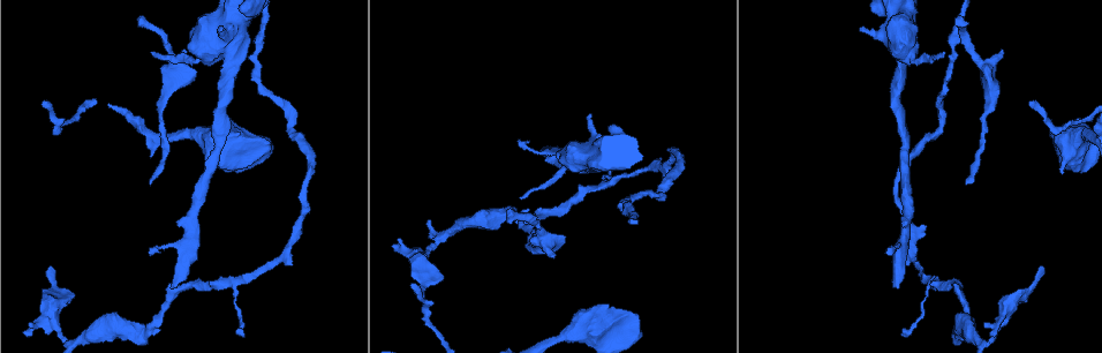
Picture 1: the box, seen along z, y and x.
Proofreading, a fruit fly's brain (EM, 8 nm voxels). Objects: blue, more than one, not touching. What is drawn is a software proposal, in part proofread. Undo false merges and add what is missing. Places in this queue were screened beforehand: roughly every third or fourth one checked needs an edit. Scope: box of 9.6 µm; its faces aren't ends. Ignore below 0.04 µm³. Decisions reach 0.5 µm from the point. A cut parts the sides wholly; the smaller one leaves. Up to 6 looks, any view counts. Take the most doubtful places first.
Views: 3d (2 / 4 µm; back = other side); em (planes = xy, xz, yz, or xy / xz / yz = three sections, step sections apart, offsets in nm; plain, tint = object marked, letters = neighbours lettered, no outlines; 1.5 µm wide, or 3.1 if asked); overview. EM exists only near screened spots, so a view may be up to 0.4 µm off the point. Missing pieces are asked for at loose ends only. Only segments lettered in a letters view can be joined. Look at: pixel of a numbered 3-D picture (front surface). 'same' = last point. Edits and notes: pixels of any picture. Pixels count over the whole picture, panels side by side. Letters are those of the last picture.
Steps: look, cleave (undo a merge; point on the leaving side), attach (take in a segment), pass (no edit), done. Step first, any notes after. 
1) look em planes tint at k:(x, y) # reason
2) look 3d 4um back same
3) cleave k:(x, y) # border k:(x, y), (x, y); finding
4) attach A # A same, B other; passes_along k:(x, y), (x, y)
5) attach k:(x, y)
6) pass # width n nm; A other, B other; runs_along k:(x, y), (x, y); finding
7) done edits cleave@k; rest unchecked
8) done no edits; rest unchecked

look 3d 4um at 1:(954, 22) # an open end

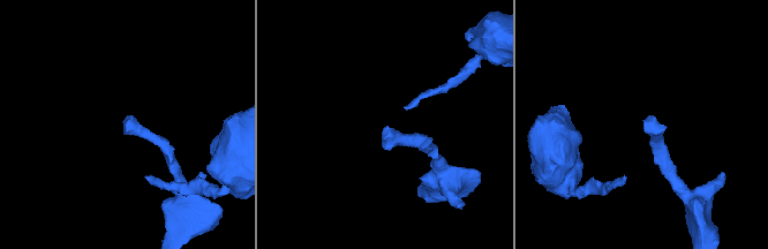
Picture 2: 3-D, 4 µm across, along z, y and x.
look em planes plain at 2:(644, 127) # need the tissue

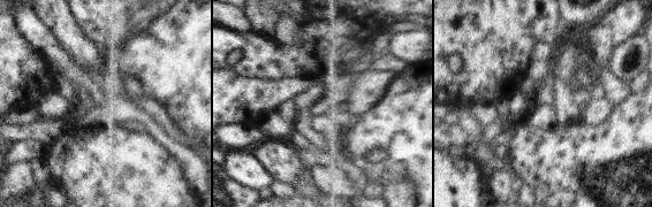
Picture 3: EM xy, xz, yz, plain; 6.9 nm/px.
look em planes letters same

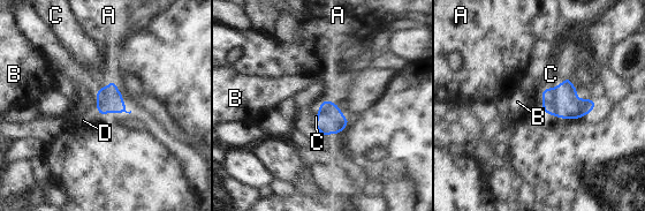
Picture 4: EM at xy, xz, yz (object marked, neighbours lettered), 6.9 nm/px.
attach C # A other, B other, C same, D other; passes_along 4:(562, 100), (553, 88), (551, 74); the neuron continues

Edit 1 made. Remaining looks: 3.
look overview # see it whole again

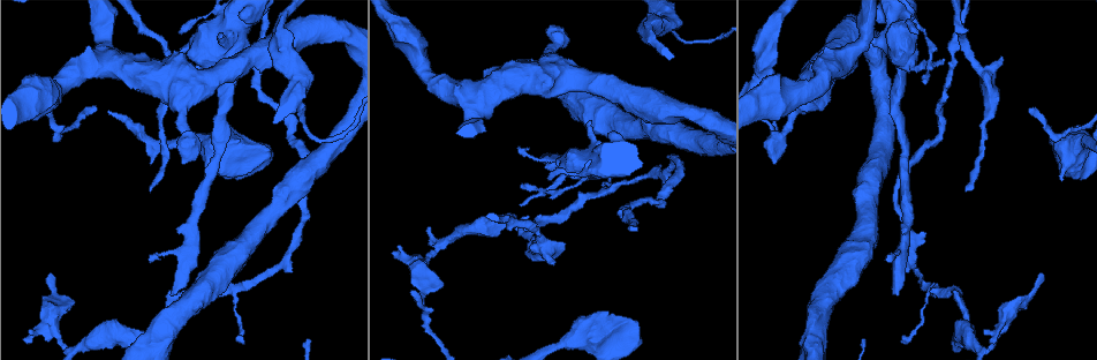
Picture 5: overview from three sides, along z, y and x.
look em yz step 4 letters at 5:(991, 341)

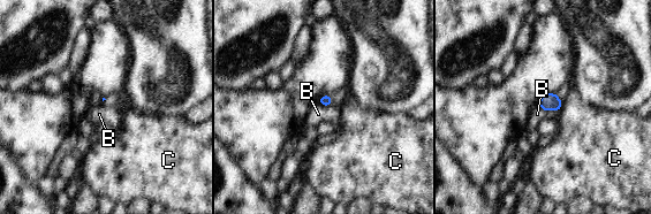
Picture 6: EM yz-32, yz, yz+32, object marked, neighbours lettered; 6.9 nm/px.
look em planes letters same

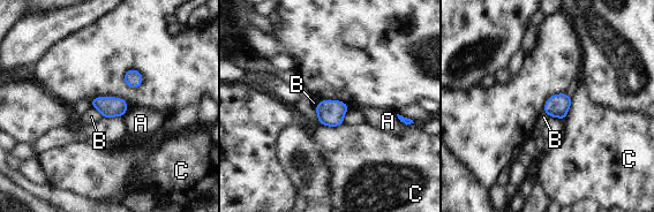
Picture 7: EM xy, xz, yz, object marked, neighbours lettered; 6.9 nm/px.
pass # A other, B other, C other; no lettered segment goes on from it

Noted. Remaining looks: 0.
done edits attach@4; rest unchecked

